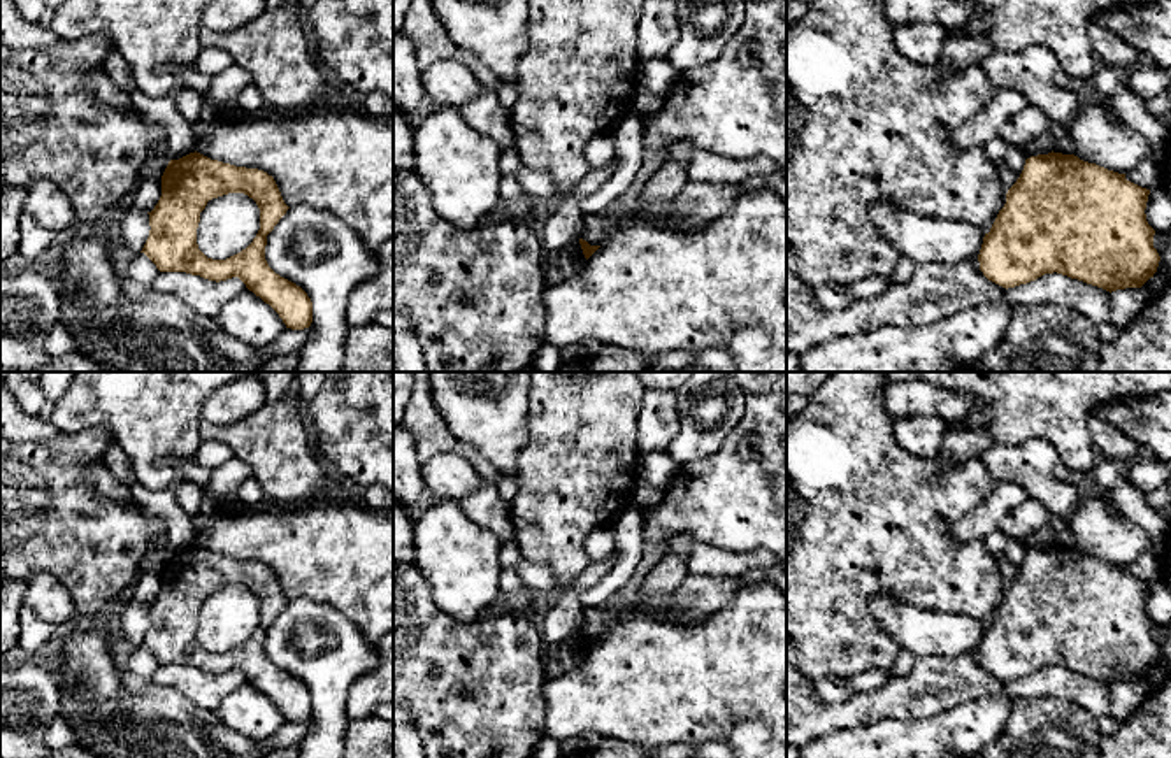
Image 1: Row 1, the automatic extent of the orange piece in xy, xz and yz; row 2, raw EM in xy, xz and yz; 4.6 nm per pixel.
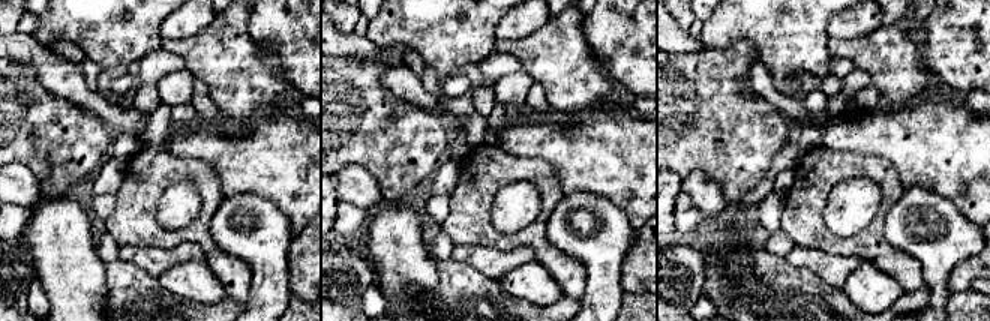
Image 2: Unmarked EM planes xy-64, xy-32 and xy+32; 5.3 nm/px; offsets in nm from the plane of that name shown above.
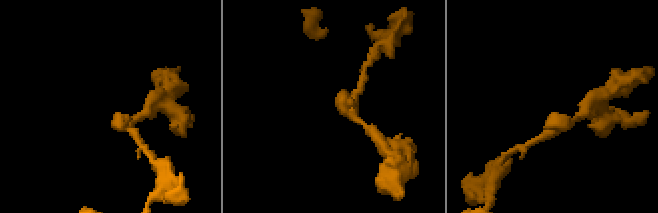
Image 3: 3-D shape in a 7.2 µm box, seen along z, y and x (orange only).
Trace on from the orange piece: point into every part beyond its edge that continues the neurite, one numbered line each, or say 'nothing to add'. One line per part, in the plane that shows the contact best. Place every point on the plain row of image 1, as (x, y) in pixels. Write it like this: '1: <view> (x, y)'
nothing to add

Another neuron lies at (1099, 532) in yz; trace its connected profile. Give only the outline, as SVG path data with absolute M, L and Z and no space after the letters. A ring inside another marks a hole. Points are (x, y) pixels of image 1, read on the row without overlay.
M1101 495L1085 497L1067 523L1074 549L1108 563L1125 567L1152 551L1145 528L1113 512Z

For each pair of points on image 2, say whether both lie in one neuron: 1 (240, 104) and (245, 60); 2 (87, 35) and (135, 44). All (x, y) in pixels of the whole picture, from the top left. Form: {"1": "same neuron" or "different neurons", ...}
{"1": "same neuron", "2": "same neuron"}

